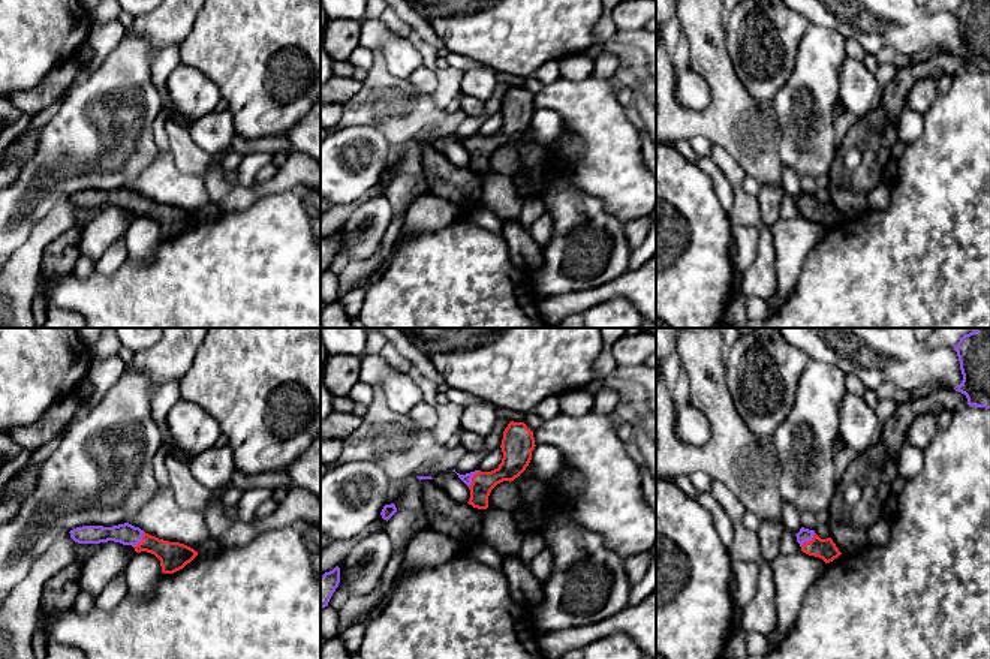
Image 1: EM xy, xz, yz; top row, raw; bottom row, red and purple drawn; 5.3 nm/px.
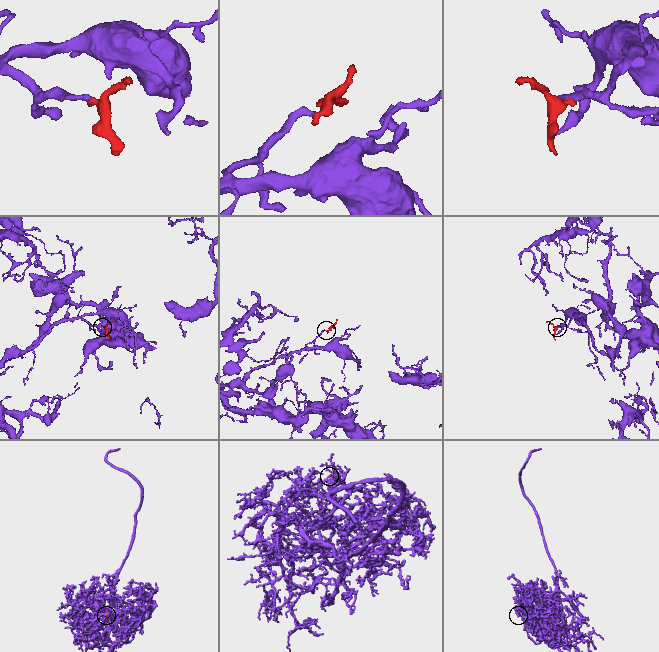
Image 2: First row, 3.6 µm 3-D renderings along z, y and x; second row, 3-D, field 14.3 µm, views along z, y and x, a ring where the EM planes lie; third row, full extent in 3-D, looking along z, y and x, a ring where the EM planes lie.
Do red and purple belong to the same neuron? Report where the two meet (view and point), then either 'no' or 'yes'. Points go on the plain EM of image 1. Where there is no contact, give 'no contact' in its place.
contact xy (143, 204); yes

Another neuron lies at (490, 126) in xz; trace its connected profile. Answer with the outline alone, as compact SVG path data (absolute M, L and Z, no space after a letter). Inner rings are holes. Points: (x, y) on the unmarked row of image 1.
M499 111L496 114L493 114L490 118L487 118L481 124L481 127L478 130L478 135L481 135L481 136L491 136L491 135L494 135L502 127L502 123L503 123L503 117L502 117L502 112Z

